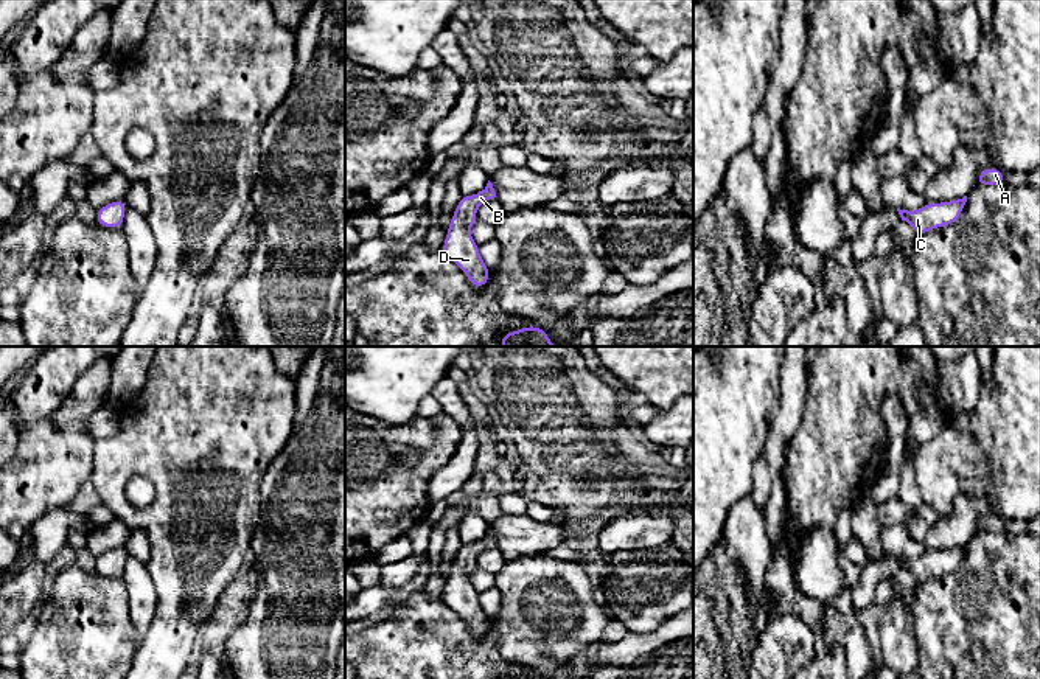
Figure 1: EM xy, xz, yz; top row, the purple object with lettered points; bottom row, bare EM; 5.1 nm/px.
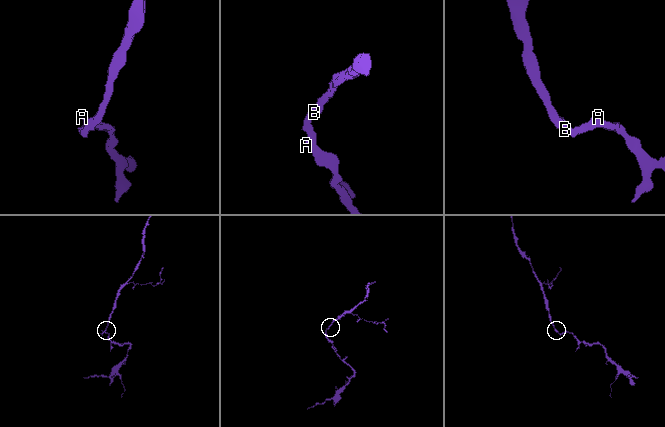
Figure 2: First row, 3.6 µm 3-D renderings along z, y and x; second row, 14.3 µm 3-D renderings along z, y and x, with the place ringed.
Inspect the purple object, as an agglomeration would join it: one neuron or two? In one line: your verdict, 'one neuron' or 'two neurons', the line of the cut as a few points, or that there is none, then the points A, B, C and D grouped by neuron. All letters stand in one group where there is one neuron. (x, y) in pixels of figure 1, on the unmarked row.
one neuron | no cut | A B C D

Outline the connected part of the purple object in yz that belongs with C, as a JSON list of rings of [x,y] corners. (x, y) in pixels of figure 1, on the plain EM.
[[[967,544],[958,548],[925,552],[917,559],[897,556],[902,569],[908,570],[917,584],[933,578],[934,575],[947,575],[961,566]]]

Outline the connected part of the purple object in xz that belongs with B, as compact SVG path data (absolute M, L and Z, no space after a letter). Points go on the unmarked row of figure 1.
M490 528L480 541L462 544L454 558L454 566L448 572L448 583L441 595L443 603L454 609L477 637L487 632L491 618L480 606L479 594L471 586L469 576L476 570L476 558L494 545L496 541Z

